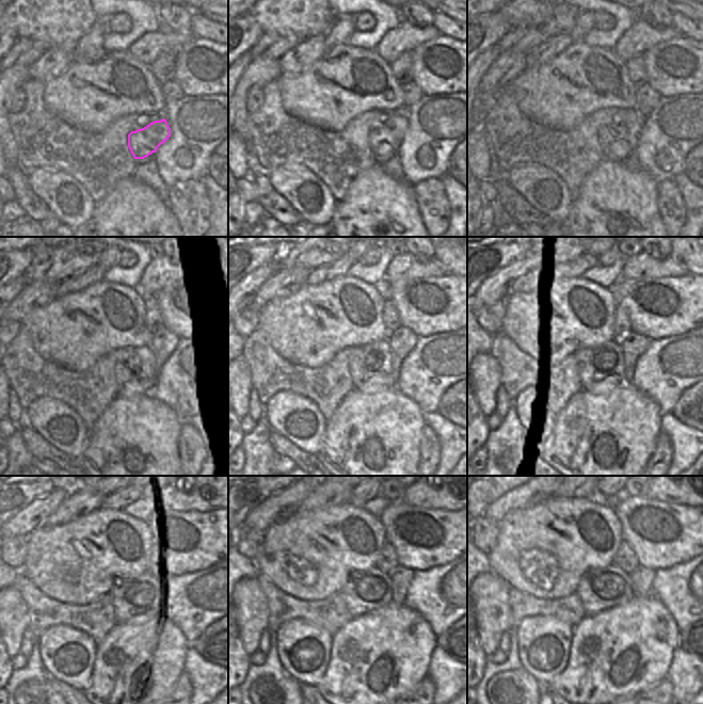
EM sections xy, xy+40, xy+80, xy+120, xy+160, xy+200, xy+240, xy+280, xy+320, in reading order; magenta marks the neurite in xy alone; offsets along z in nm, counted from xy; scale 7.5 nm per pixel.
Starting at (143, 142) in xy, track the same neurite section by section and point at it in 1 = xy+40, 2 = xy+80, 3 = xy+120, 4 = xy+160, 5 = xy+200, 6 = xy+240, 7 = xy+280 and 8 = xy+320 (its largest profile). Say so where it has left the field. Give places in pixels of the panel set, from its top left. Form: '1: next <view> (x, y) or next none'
1: next xy+40 (392, 131)
2: next xy+80 (626, 124)
3: next xy+120 (142, 363)
4: next xy+160 (377, 358)
5: next xy+200 (606, 360)
6: next xy+240 (129, 597)
7: next xy+280 (364, 591)
8: next xy+320 (598, 589)

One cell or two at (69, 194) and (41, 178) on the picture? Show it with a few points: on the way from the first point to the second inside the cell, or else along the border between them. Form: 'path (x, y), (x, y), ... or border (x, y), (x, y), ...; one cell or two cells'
path (62, 193), (48, 185); one cell

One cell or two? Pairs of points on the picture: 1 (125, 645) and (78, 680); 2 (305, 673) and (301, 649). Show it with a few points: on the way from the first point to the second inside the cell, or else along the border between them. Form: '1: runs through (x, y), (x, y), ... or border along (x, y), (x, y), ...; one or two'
1: border along (96, 644), (90, 684), (83, 690); two
2: runs through (310, 670), (307, 667), (305, 655); one

